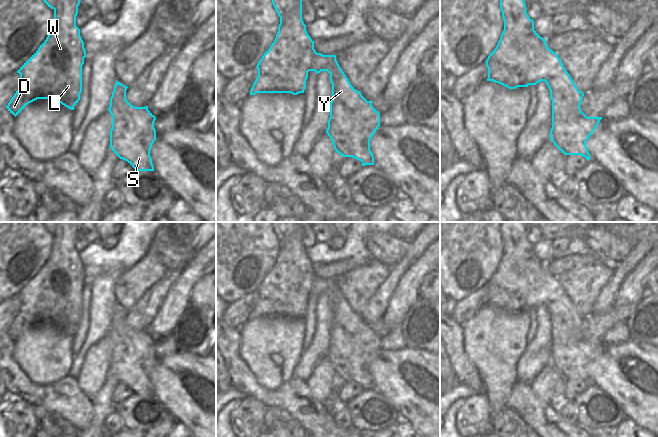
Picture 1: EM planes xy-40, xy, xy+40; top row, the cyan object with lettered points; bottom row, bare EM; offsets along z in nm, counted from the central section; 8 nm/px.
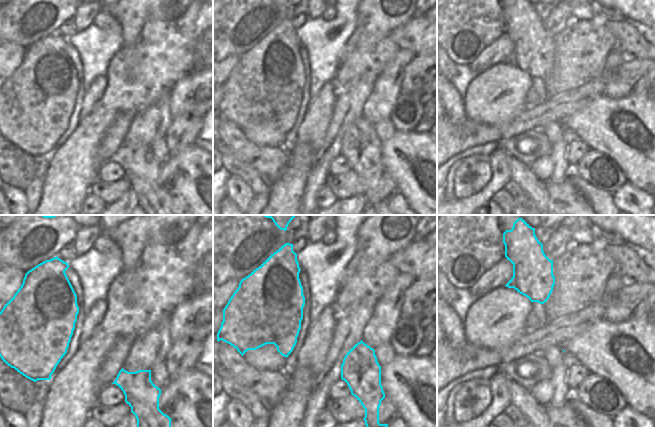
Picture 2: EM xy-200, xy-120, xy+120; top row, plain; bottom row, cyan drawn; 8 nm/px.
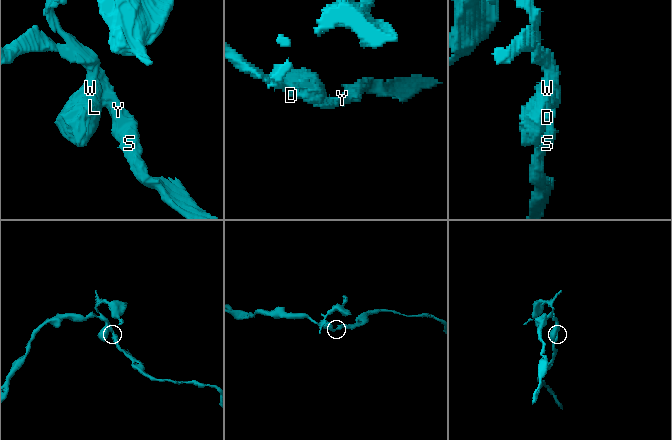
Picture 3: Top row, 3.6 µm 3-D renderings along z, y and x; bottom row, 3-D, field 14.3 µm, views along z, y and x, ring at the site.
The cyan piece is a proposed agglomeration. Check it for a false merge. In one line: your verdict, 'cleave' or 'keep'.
cleave

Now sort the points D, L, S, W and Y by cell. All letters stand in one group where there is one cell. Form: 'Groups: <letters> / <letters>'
Groups: D L W / S Y.

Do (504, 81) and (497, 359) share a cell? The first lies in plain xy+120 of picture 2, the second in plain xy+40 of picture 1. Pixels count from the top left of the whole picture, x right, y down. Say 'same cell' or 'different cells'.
same cell

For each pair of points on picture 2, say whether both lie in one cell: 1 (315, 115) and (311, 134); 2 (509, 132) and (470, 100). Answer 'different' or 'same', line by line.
1: same
2: different

